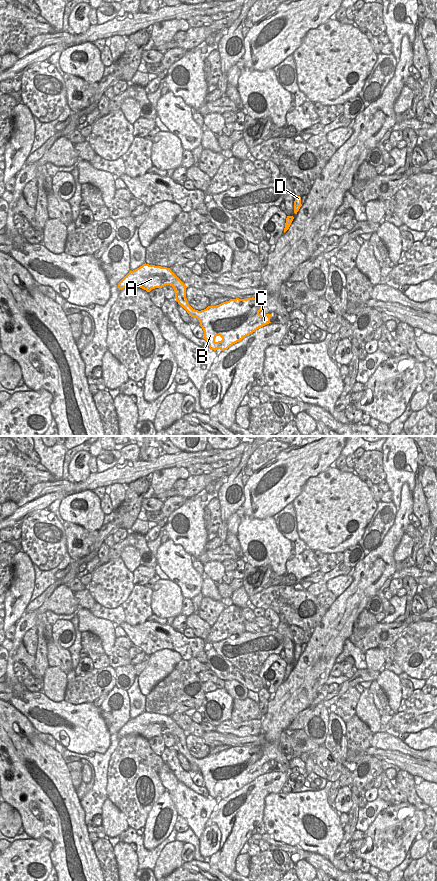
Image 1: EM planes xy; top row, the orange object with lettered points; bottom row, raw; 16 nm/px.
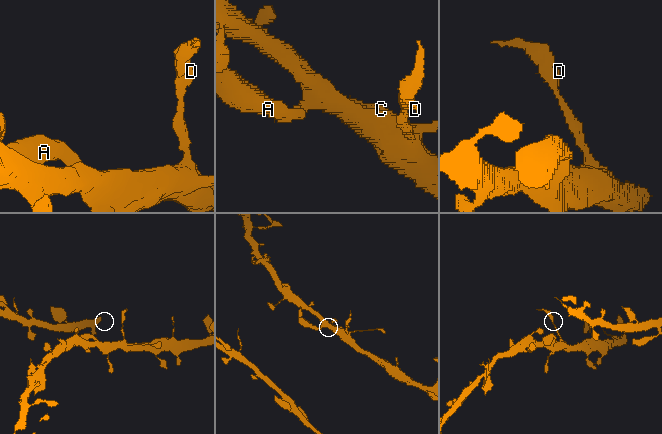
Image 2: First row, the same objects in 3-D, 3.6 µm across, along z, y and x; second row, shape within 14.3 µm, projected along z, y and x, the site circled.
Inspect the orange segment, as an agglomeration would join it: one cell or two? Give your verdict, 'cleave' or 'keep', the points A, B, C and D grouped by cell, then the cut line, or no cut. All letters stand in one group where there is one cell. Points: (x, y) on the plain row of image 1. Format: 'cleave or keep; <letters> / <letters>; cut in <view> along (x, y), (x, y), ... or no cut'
keep; A B C D; no cut

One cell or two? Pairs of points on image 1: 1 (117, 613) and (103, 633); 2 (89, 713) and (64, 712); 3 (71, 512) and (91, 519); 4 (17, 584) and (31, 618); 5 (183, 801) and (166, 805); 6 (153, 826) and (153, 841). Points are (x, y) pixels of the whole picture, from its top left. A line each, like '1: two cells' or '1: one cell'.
1: two cells
2: one cell
3: one cell
4: one cell
5: two cells
6: one cell

